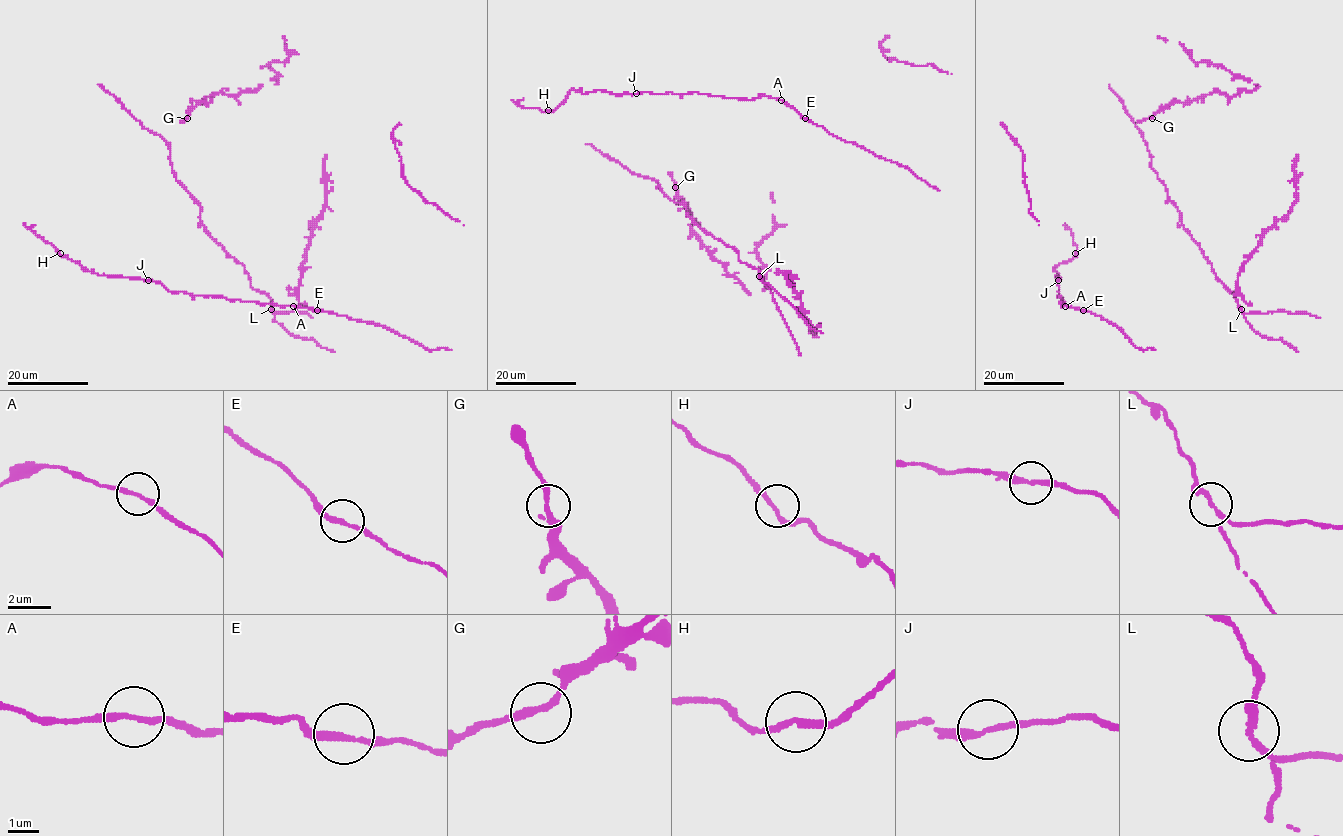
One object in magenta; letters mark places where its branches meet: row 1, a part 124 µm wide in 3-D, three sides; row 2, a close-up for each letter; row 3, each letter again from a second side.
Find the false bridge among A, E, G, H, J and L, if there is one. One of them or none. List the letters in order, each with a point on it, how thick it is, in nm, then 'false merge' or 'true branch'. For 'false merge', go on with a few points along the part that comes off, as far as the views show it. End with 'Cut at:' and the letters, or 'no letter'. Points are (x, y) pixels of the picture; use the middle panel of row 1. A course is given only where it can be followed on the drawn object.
A: at (781, 100); 190 nm thick; true branch
E: at (805, 118); 220 nm thick; true branch
G: at (675, 187); 220 nm thick; true branch
H: at (548, 110); 200 nm thick; true branch
J: at (636, 93); 240 nm thick; true branch
L: at (759, 276); 220 nm thick; false merge; foreign part runs (759, 276), (770, 289), (800, 355)
Cut at: L

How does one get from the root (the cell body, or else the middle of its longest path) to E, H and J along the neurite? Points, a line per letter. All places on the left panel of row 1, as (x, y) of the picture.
E: (195, 298), (216, 296), (317, 310)
H: (195, 298), (183, 292), (172, 293), (152, 281), (85, 271), (60, 253)
J: (195, 298), (183, 292), (172, 293), (159, 283), (147, 281)

